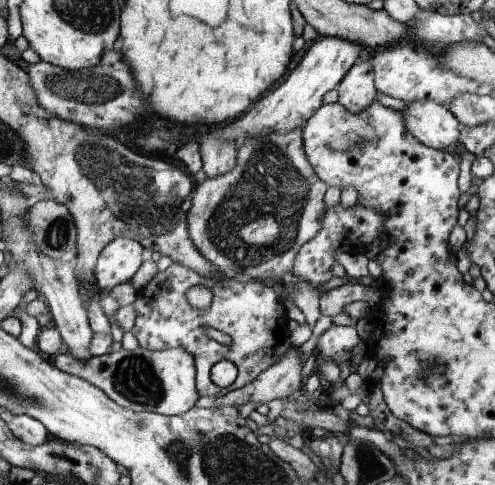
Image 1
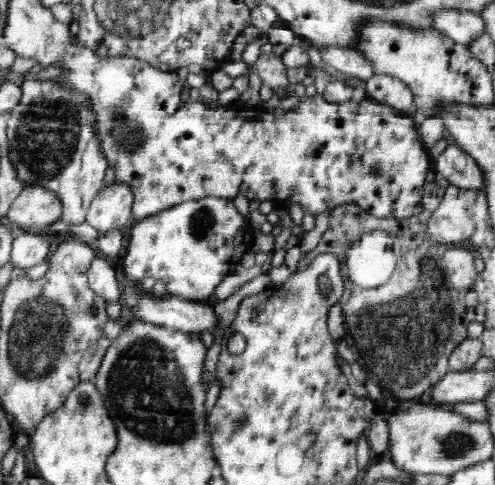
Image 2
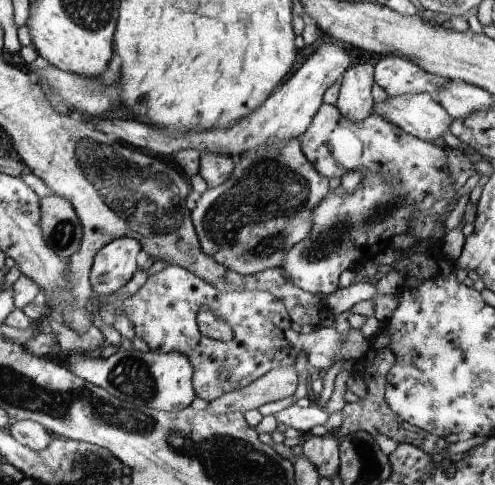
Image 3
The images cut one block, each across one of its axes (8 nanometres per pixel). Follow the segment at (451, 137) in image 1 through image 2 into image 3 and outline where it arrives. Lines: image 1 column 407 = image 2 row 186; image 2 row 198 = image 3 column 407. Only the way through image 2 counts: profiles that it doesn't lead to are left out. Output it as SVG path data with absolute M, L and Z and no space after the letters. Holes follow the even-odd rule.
M401 94L373 104L373 114L383 116L407 136L441 144L443 132L451 128L451 116L431 94Z

